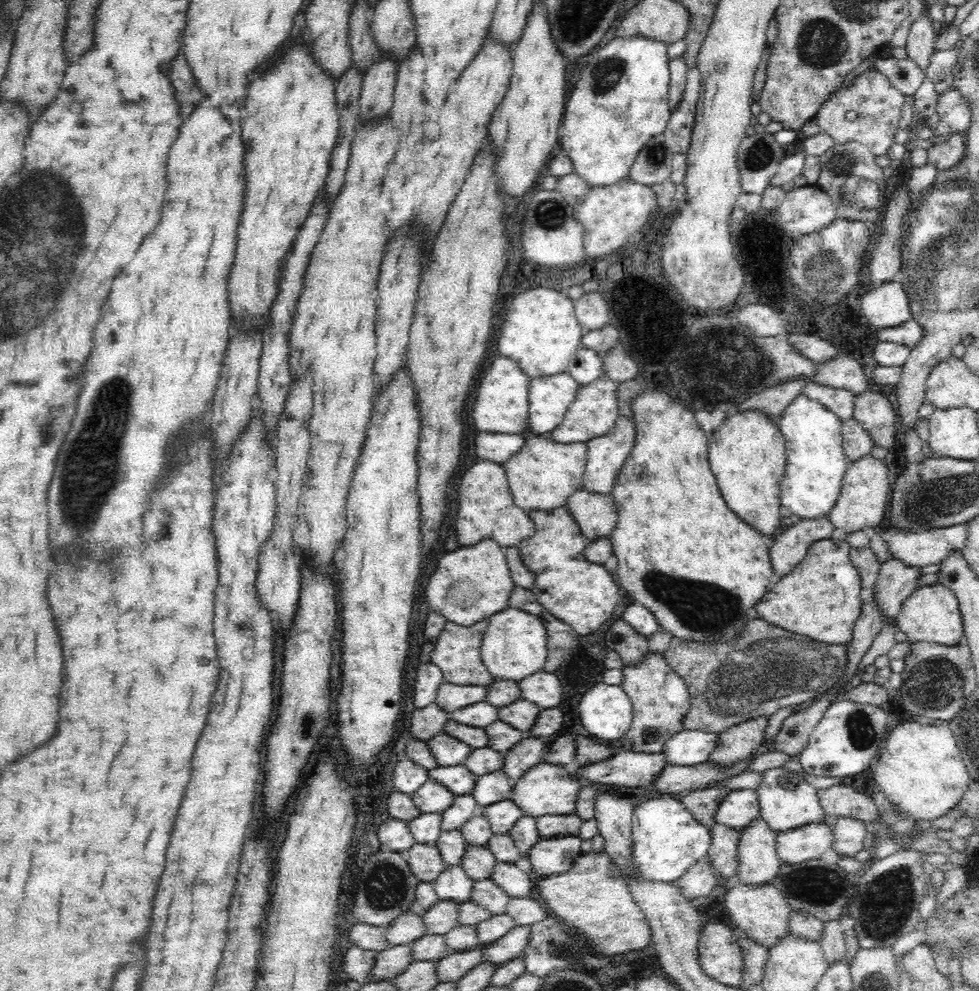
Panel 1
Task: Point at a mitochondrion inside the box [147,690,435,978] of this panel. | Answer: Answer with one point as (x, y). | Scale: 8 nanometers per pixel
(386, 888)

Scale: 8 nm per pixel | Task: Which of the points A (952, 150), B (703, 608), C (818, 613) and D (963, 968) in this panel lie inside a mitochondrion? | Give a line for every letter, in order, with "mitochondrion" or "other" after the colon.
A: mitochondrion
B: mitochondrion
C: other
D: other

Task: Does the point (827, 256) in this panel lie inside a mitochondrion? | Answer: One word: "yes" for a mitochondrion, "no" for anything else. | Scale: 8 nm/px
yes

